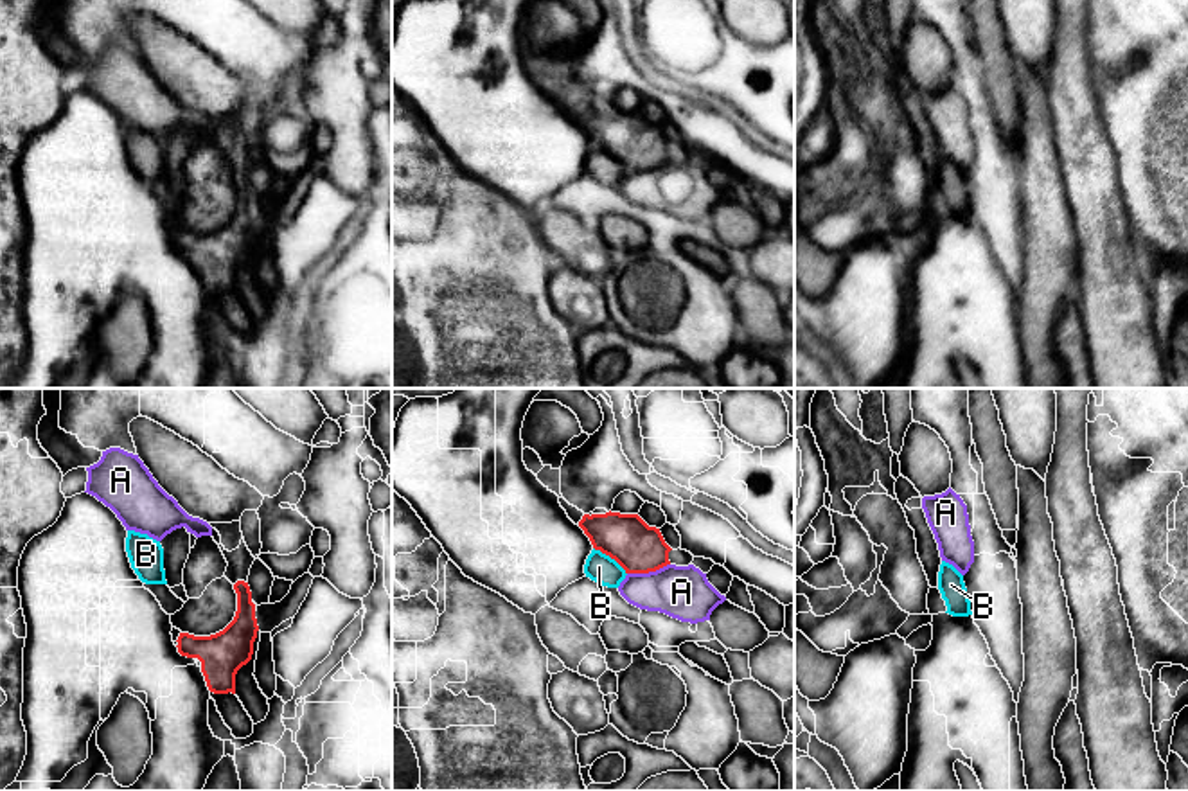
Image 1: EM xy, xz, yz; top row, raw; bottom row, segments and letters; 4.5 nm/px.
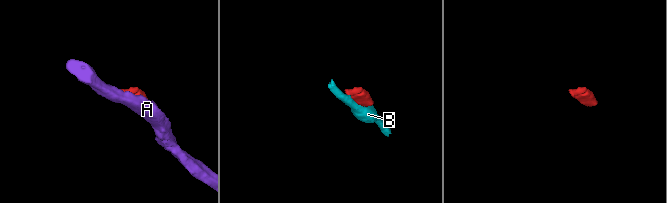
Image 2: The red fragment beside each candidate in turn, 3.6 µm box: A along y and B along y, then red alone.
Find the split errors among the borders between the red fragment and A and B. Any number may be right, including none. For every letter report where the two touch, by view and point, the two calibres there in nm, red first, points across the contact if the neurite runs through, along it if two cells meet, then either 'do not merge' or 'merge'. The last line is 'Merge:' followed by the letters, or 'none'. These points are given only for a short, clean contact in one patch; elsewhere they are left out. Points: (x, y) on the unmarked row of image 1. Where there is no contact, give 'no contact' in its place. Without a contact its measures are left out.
A: xz (647, 169) | 220/240 nm | do not merge
B: xz (611, 155) | 220/130 nm | do not merge
Merge: none

